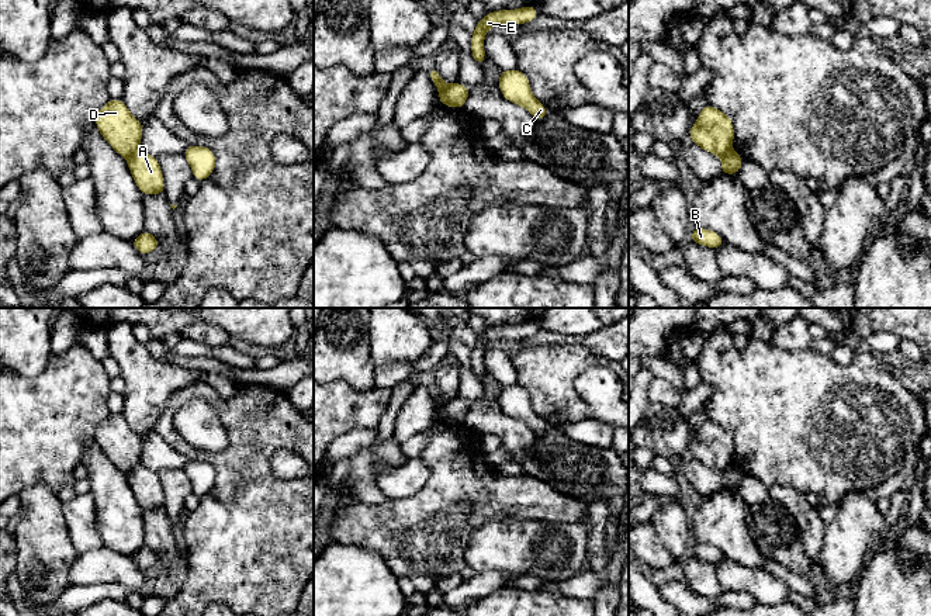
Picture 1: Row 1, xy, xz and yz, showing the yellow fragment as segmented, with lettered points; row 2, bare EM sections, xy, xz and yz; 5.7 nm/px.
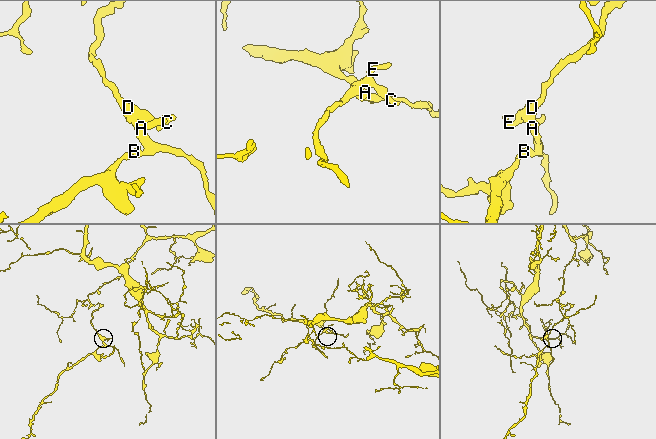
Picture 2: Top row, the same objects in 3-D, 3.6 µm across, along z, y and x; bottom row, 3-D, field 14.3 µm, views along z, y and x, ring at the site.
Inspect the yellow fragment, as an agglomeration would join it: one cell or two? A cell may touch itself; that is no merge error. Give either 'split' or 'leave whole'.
split

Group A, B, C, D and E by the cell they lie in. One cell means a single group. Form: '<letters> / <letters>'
A B / C D E

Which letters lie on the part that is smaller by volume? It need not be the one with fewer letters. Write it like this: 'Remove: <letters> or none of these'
Remove: A, B

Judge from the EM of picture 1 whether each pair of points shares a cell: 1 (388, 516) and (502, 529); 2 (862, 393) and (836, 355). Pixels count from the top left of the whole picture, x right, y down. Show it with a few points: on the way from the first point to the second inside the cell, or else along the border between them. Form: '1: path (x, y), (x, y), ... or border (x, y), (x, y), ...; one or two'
1: border (514, 519), (492, 519), (478, 526), (463, 554); two
2: border (857, 345), (847, 364), (838, 364), (827, 355); two

